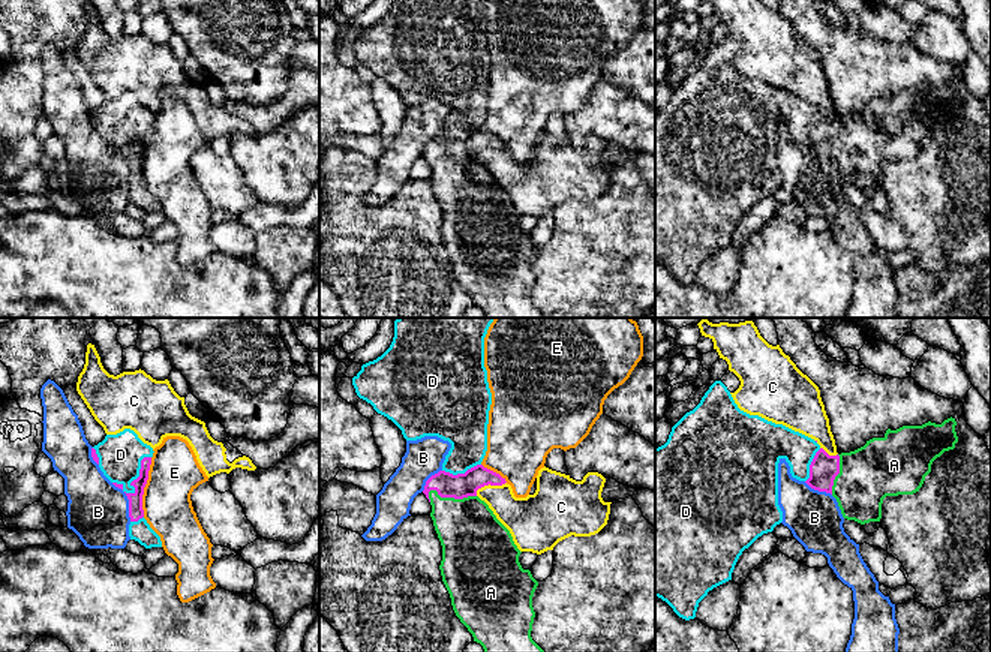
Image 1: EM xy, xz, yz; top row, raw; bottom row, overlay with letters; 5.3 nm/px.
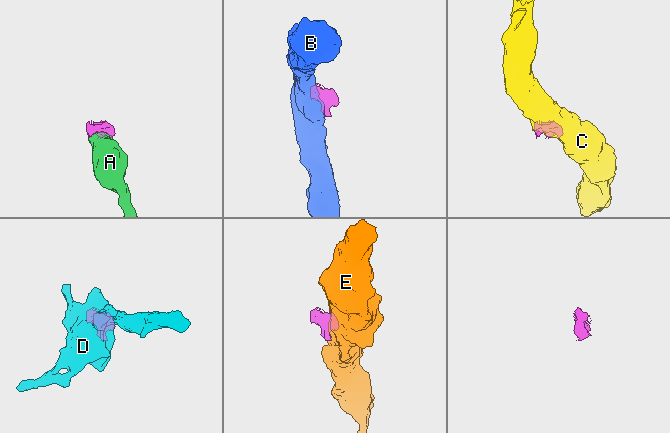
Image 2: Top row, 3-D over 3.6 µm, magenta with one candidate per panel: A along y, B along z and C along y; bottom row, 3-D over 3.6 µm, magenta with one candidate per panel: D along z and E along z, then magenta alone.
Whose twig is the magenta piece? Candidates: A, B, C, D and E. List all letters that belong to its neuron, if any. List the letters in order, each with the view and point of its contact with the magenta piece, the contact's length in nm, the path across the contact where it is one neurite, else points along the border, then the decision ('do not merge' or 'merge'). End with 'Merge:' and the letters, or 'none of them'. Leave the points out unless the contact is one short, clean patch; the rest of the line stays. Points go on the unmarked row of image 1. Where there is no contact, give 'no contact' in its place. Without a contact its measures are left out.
A: contact xz (452, 161); length 260 nm; merge
B: contact xy (129, 165); length 240 nm; do not merge
C: contact xz (489, 147); length 180 nm; border xz (505, 146), (501, 149), (485, 149), (476, 159); do not merge
D: contact xy (131, 147); length 260 nm; merge
E: contact xy (144, 150); length 320 nm; do not merge
Merge: A, D

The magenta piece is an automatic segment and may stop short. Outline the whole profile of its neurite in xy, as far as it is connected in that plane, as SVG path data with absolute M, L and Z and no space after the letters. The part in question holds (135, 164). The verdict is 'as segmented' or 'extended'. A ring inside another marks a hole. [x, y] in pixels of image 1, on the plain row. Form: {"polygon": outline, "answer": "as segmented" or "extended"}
{"polygon": "M130 93L106 99L91 112L91 121L103 139L126 157L130 181L129 201L145 213L162 211L160 201L150 192L142 174L142 159L153 117L153 112Z", "answer": "extended"}

